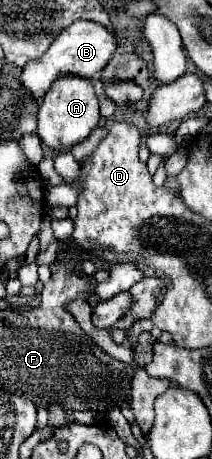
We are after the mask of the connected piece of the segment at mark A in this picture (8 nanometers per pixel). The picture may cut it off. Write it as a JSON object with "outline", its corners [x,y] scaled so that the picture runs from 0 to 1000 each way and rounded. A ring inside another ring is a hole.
{"outline":[[[269,174],[269,183],[250,183],[250,192],[212,205],[212,218],[184,227],[175,292],[241,327],[307,331],[335,318],[410,305],[420,292],[467,275],[467,257],[467,222],[429,174]]]}

